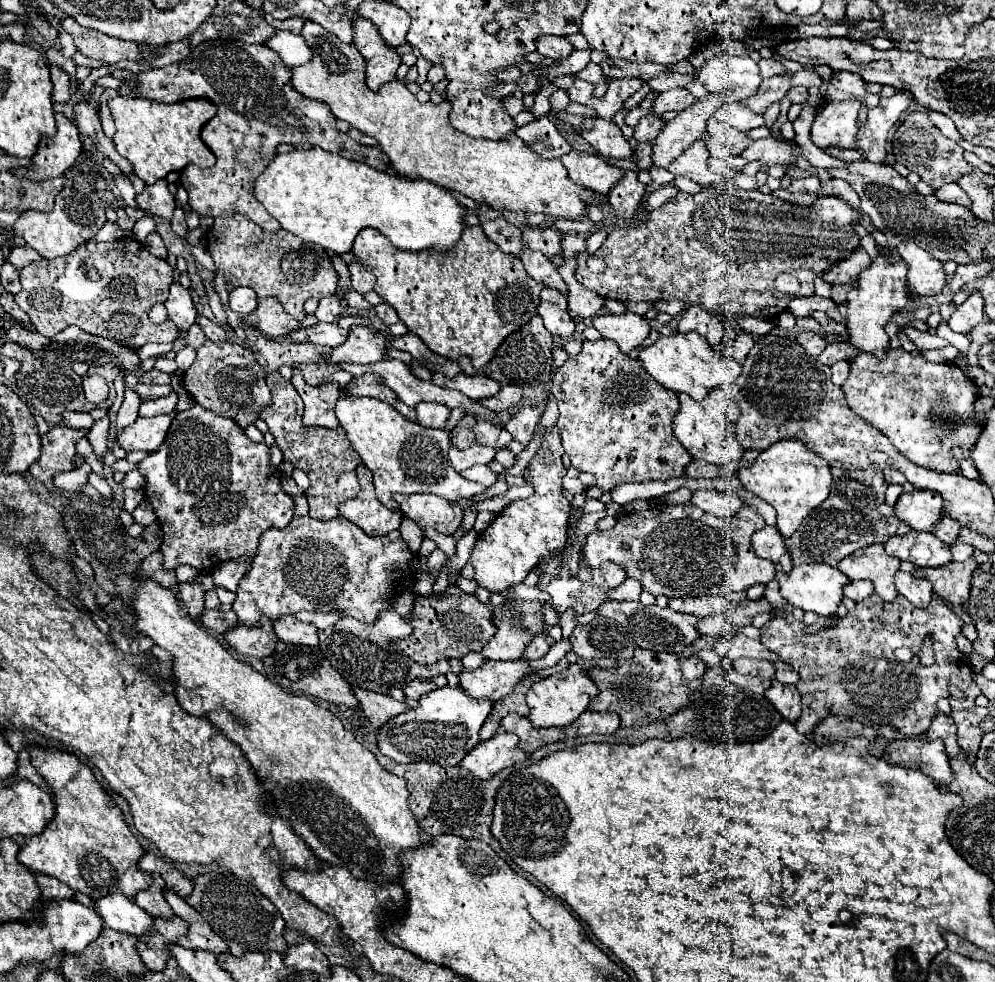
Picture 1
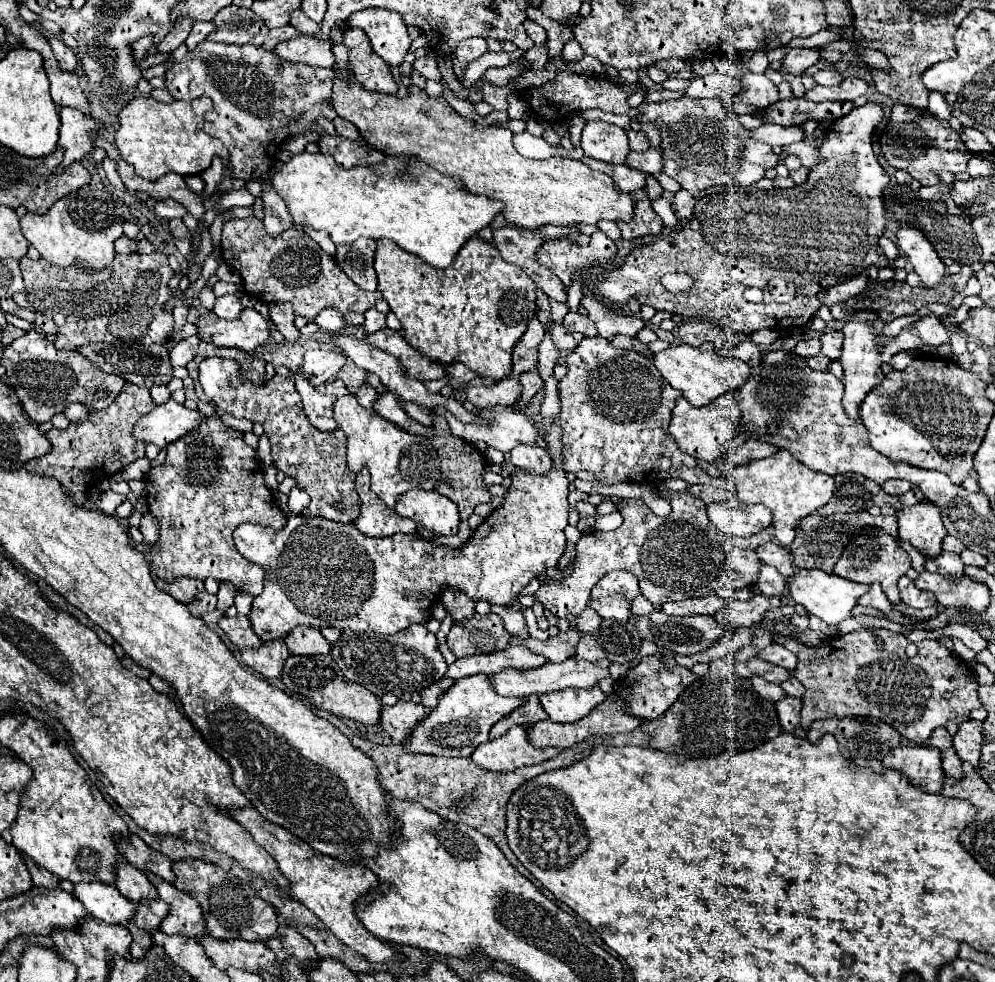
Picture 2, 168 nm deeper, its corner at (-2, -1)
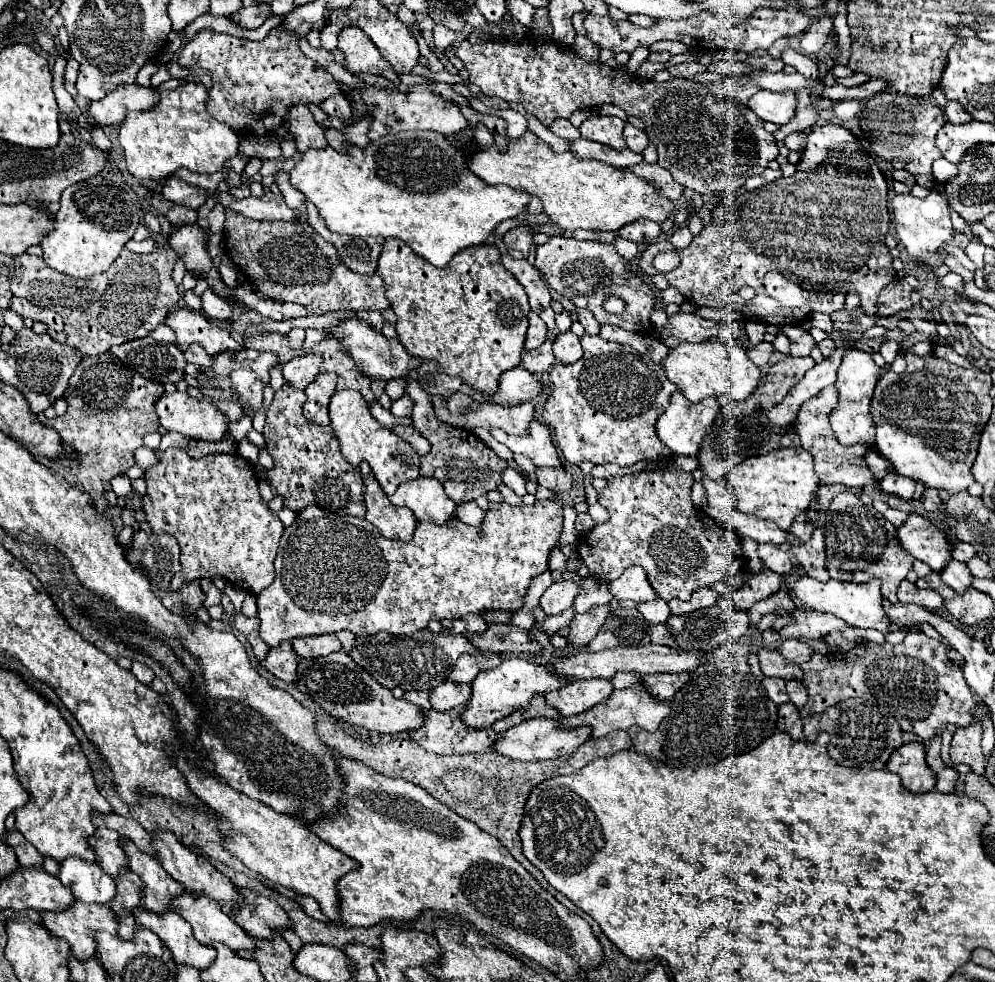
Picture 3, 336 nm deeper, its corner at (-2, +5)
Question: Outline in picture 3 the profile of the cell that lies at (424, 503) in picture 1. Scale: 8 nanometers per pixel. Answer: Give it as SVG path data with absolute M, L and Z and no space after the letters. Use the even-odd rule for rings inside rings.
M418 477L414 481L406 481L388 499L394 505L412 509L418 521L428 521L434 525L448 523L456 511L456 503L446 495L442 483L438 483L434 477Z

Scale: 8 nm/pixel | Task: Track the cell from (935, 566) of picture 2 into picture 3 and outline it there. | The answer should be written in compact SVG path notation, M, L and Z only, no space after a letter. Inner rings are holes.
M950 559L950 563L938 575L956 593L964 593L966 587L970 587L970 581L972 581L970 569L966 567L964 561L958 561L958 559Z

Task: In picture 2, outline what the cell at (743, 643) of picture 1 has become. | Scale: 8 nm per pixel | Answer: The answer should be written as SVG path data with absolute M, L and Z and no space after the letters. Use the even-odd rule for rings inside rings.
M772 643L764 649L760 649L760 659L768 661L768 663L774 663L774 665L780 665L780 667L786 667L788 671L794 671L796 667L796 655L792 651L788 651L786 647L778 645L778 643Z

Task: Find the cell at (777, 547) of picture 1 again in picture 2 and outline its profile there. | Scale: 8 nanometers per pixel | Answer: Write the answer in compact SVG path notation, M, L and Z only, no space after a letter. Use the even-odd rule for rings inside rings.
M770 541L770 543L764 543L756 549L756 555L762 563L766 565L772 565L776 567L784 577L792 577L794 575L794 567L792 567L792 561L790 561L790 553L786 547Z

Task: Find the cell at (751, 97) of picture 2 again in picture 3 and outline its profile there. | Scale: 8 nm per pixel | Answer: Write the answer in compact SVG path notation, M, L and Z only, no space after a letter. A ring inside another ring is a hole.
M758 91L748 99L748 109L752 109L762 121L784 125L794 117L796 95L792 91Z

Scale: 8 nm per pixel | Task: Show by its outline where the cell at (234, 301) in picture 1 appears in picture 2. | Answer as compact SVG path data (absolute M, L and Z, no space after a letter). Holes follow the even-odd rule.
M236 295L218 297L212 311L214 311L218 317L222 317L222 319L236 319L236 317L240 315L240 311L242 311L240 299L238 299Z

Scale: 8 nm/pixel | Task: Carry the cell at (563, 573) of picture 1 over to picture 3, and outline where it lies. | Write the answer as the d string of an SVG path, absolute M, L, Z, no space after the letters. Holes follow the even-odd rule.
M628 567L616 581L612 581L608 585L608 591L618 599L632 599L636 603L644 603L644 601L652 601L656 599L654 589L650 587L646 573L642 571L642 567Z

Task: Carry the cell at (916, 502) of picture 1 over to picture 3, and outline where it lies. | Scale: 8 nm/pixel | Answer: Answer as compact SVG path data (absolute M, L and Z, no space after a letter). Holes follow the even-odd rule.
M910 513L898 529L898 541L914 557L940 571L950 561L950 543L942 529L918 513Z

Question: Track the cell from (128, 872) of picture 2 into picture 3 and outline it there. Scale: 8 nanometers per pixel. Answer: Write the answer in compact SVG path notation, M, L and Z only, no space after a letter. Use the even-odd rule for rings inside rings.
M100 827L96 835L90 839L90 845L96 851L96 863L102 867L102 871L110 877L118 877L122 869L128 867L128 857L124 849L120 847L120 835L108 827Z

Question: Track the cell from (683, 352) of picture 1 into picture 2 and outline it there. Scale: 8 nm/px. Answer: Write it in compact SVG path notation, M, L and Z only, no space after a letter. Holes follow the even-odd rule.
M672 343L668 349L656 353L652 357L656 369L662 373L662 377L694 405L694 407L704 407L716 397L728 393L728 391L738 391L750 377L750 367L738 359L738 357L720 357L714 353L712 343L702 343L700 347L690 347L686 343Z

